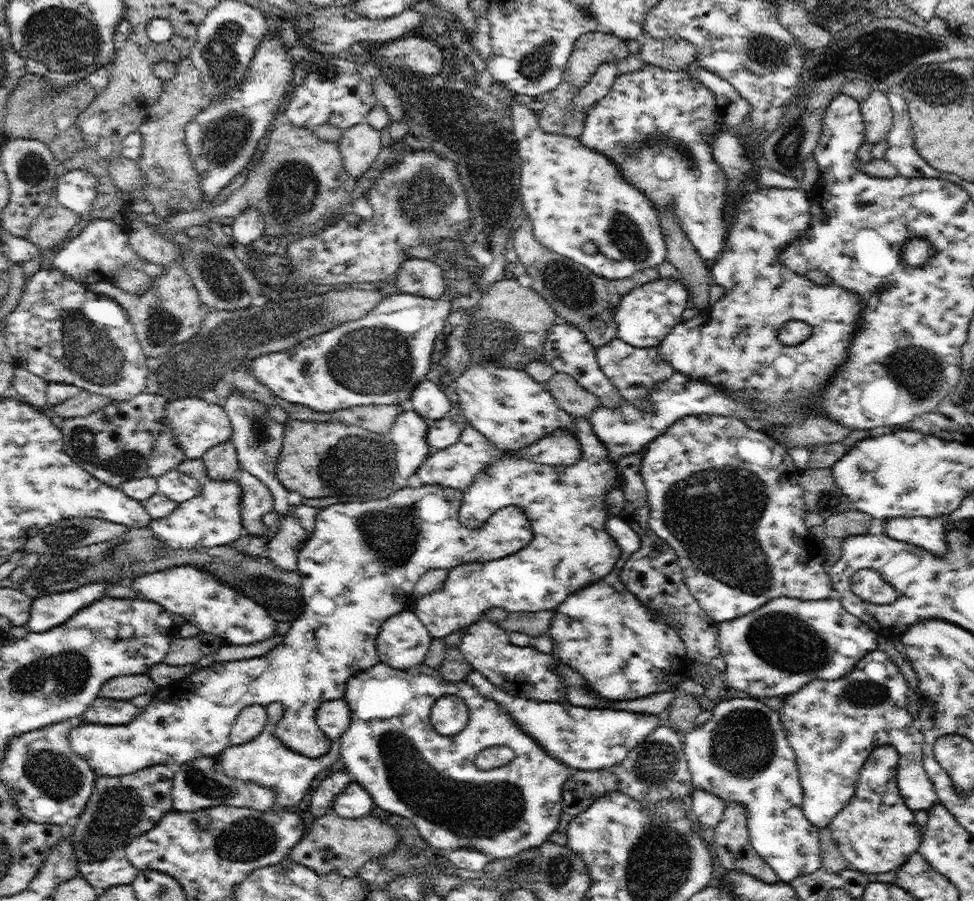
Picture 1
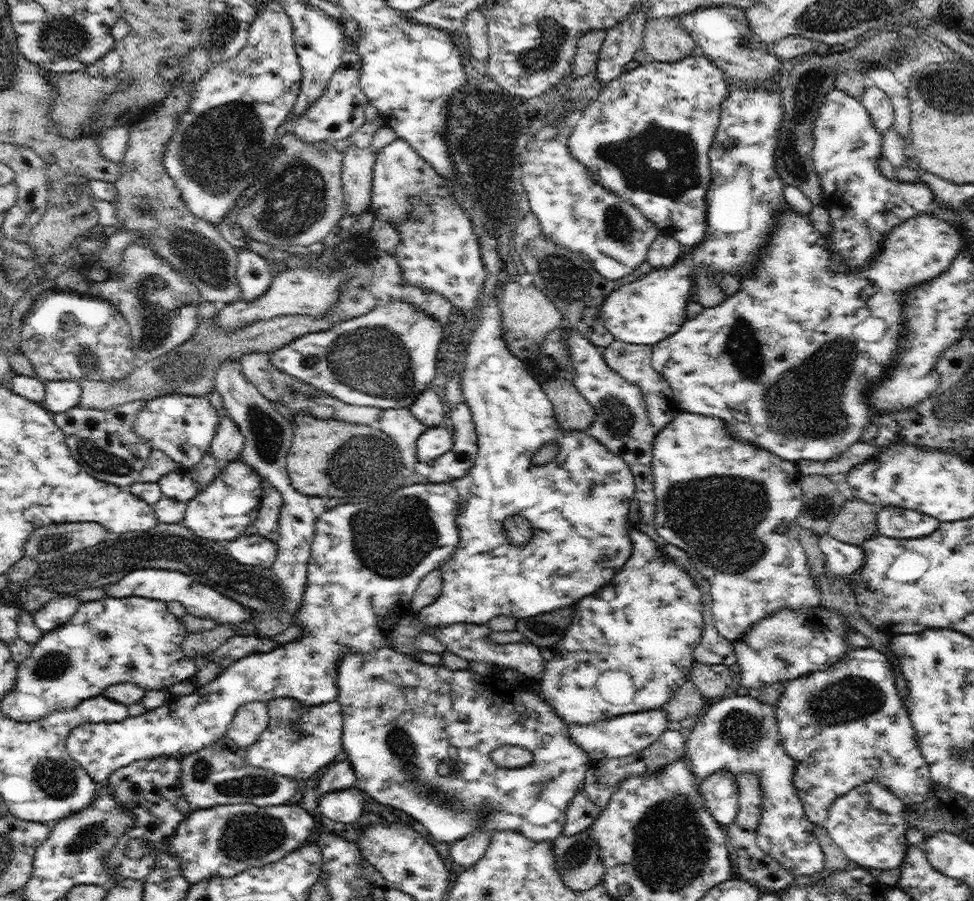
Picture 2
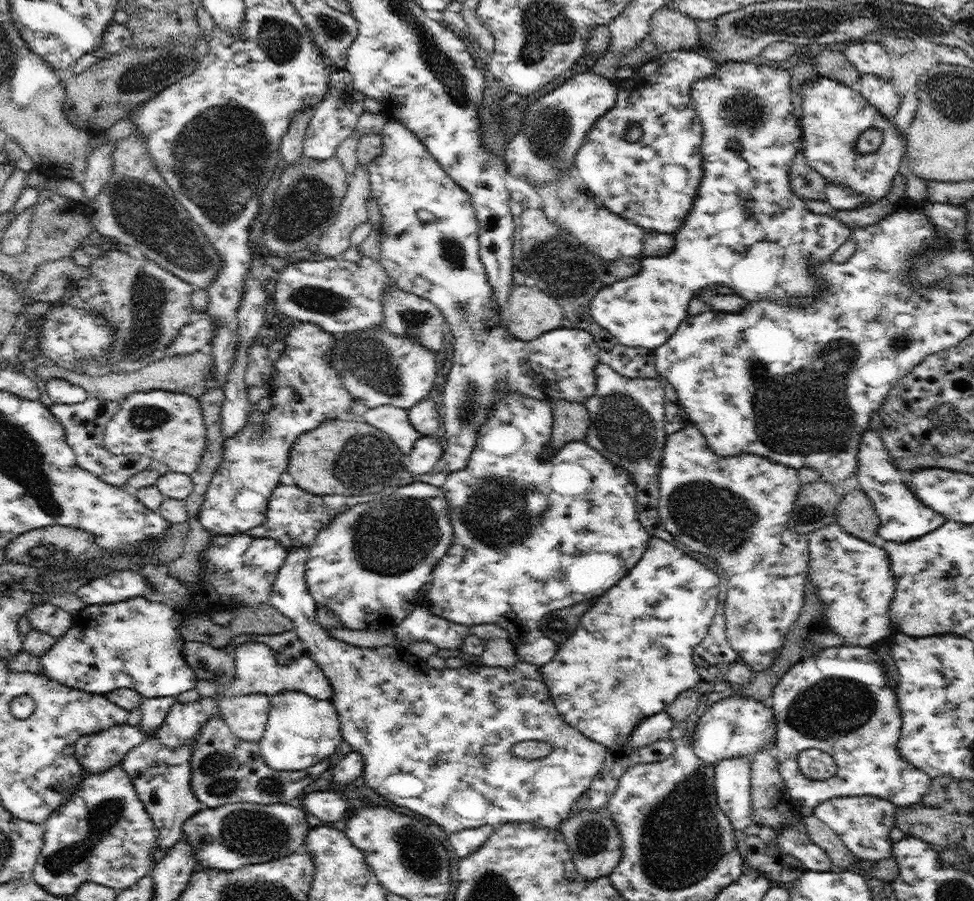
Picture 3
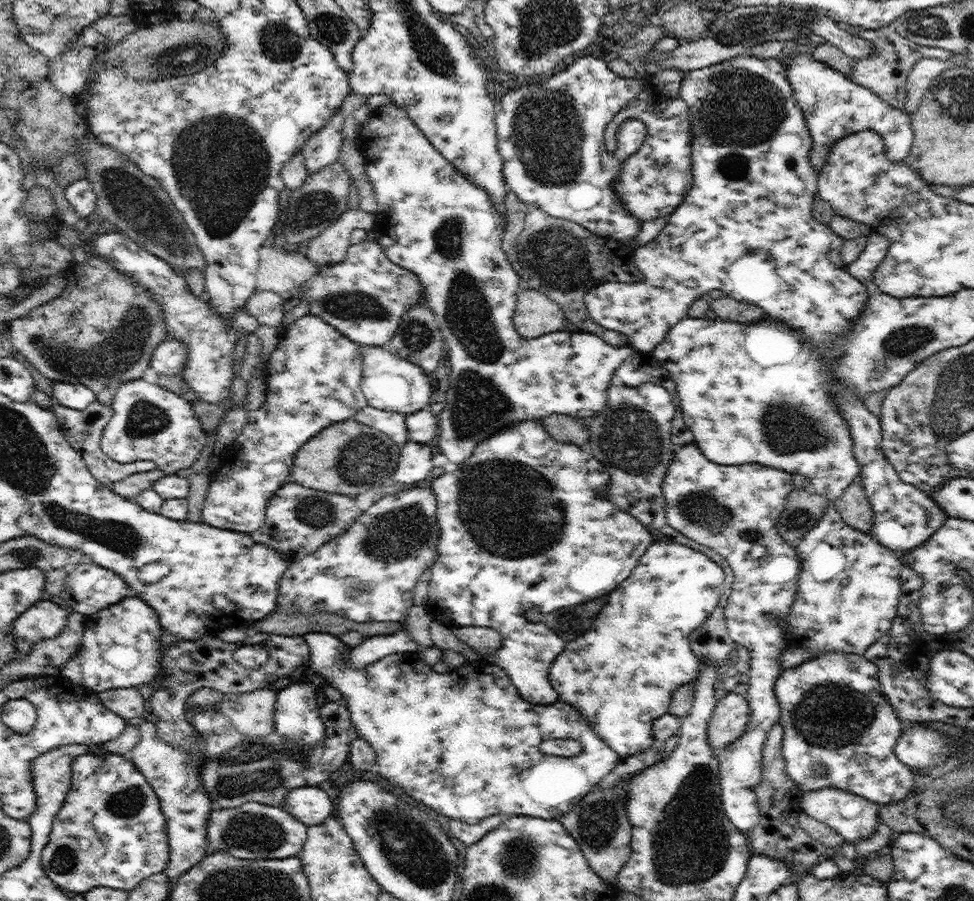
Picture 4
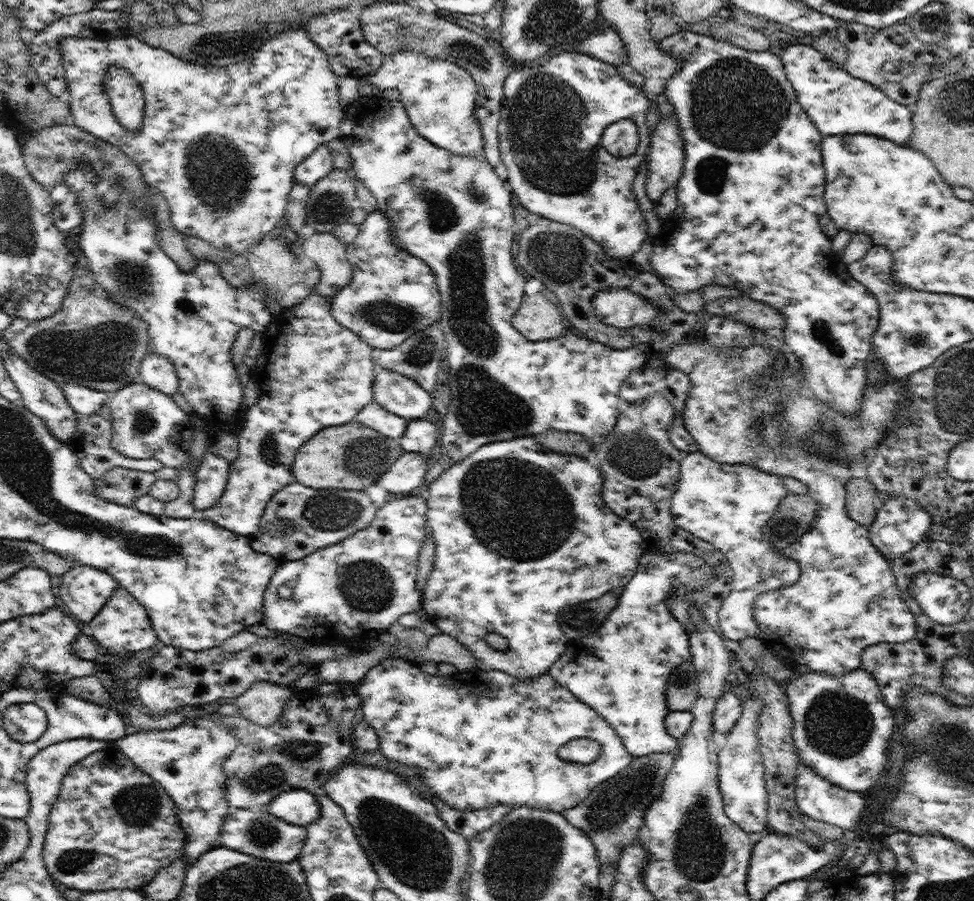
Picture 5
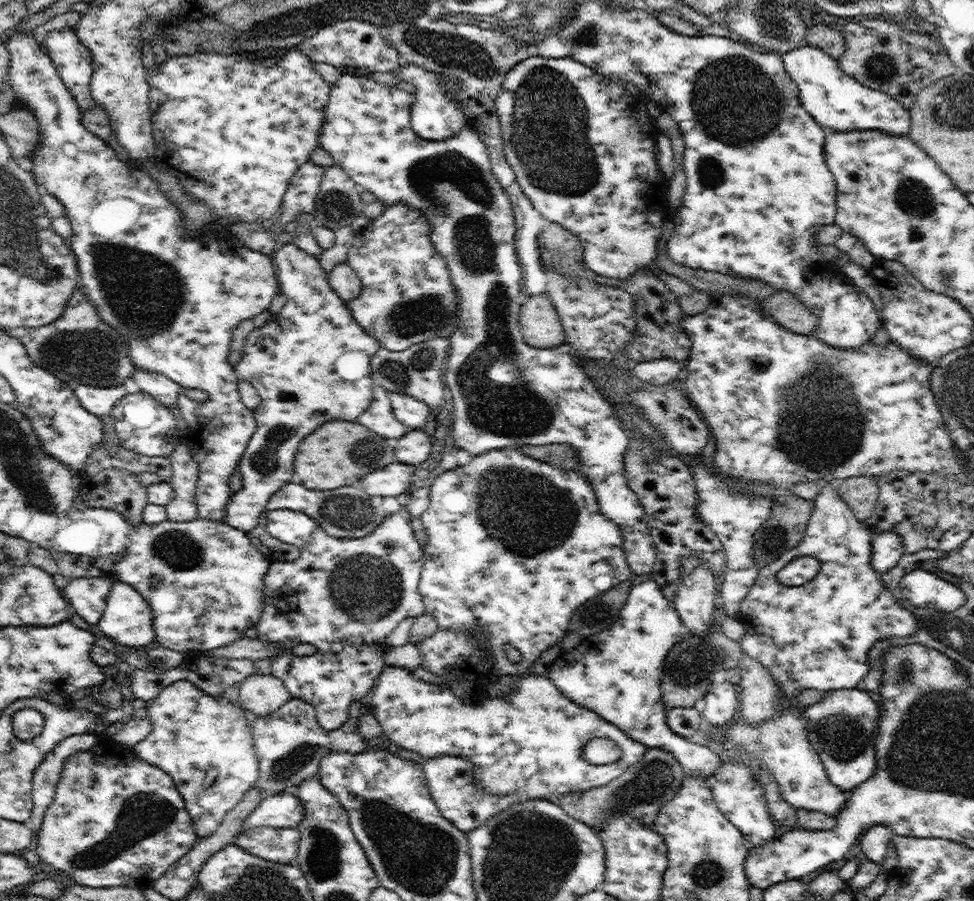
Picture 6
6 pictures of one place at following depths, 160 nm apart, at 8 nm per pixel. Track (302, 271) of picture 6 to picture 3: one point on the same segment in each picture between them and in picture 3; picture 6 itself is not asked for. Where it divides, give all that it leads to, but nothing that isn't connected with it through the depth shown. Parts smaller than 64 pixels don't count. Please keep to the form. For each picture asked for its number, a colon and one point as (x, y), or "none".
3: (309, 390)
4: (314, 375)
5: (312, 372)

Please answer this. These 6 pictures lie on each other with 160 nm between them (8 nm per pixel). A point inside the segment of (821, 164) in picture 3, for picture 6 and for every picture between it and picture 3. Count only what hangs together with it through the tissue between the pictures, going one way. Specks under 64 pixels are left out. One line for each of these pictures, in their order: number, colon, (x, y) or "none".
4: (834, 105)
5: (838, 104)
6: (838, 103)

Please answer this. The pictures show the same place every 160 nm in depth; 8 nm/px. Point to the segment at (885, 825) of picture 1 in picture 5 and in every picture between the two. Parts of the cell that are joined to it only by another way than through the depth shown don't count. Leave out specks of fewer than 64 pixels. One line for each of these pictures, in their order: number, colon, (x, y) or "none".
2: (868, 823)
3: (864, 823)
4: (855, 818)
5: (817, 797)

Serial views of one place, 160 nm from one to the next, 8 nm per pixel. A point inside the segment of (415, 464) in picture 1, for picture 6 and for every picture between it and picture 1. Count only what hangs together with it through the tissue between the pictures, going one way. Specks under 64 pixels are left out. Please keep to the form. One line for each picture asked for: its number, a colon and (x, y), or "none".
2: (400, 424)
3: (394, 421)
4: (392, 423)
5: (374, 416)
6: (378, 417)

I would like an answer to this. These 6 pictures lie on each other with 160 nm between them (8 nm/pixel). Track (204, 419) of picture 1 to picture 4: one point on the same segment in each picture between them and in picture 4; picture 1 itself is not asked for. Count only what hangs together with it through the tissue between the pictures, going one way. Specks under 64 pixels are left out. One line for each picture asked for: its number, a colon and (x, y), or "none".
2: (181, 426)
3: (167, 426)
4: (151, 423)

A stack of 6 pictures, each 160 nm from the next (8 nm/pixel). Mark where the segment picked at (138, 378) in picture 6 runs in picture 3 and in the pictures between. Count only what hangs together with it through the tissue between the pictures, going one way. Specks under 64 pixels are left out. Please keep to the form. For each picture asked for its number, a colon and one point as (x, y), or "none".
3: (195, 336)
4: (170, 357)
5: (157, 371)

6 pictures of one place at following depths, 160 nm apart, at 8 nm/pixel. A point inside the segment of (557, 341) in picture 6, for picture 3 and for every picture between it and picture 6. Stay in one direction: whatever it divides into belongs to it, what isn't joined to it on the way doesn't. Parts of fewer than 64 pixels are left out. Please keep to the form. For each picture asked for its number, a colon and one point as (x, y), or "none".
3: (529, 312)
4: (536, 314)
5: (538, 318)

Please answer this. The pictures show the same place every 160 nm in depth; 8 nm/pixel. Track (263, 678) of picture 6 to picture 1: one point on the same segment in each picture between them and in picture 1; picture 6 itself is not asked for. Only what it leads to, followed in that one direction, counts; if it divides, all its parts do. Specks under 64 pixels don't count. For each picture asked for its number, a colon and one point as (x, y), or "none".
1: (251, 721)
2: (251, 719)
3: (246, 715)
4: (252, 713)
5: (263, 703)

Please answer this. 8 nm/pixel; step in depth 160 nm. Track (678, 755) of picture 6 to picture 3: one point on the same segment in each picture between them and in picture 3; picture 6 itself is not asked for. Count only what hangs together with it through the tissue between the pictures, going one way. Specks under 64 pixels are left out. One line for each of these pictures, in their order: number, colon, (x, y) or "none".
3: (631, 656)
4: (621, 673)
5: (621, 672)

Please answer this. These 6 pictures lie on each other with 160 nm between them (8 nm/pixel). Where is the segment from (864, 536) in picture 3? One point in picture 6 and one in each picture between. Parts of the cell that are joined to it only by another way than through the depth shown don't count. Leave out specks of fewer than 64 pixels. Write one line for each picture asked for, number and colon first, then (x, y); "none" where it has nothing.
4: (854, 506)
5: (862, 499)
6: (861, 493)

